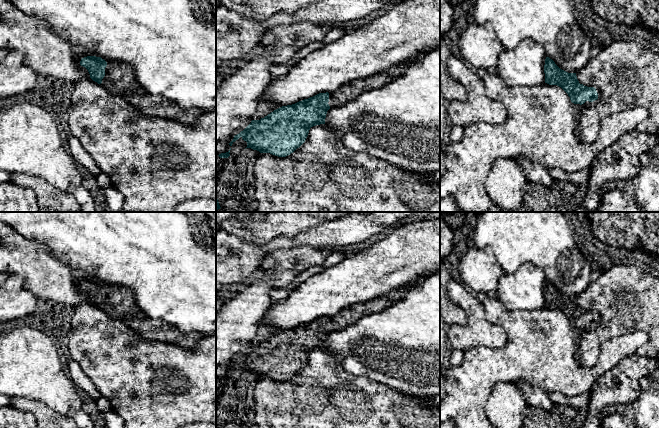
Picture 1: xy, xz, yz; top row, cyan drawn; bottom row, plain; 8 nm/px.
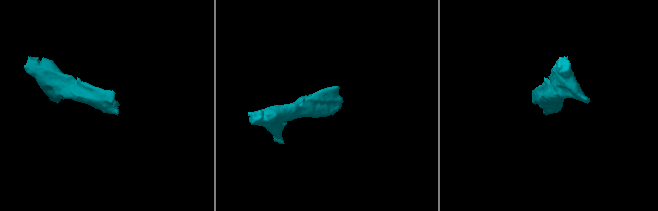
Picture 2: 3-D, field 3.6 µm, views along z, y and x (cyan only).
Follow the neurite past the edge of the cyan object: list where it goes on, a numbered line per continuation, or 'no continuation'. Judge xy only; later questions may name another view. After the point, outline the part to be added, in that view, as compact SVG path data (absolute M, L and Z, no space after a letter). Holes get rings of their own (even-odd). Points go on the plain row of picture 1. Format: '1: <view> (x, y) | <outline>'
1: xy (119, 303) | M111 285L107 288L101 309L147 339L193 350L205 337L198 332L182 334L166 321L149 317L137 305L132 291L122 286Z

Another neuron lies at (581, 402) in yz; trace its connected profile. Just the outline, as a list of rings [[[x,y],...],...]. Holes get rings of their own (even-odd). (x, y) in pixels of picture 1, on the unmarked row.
[[[589,392],[579,394],[573,397],[567,397],[560,393],[550,393],[548,394],[550,400],[560,406],[569,406],[578,411],[586,412],[590,401],[591,401],[591,394]]]

